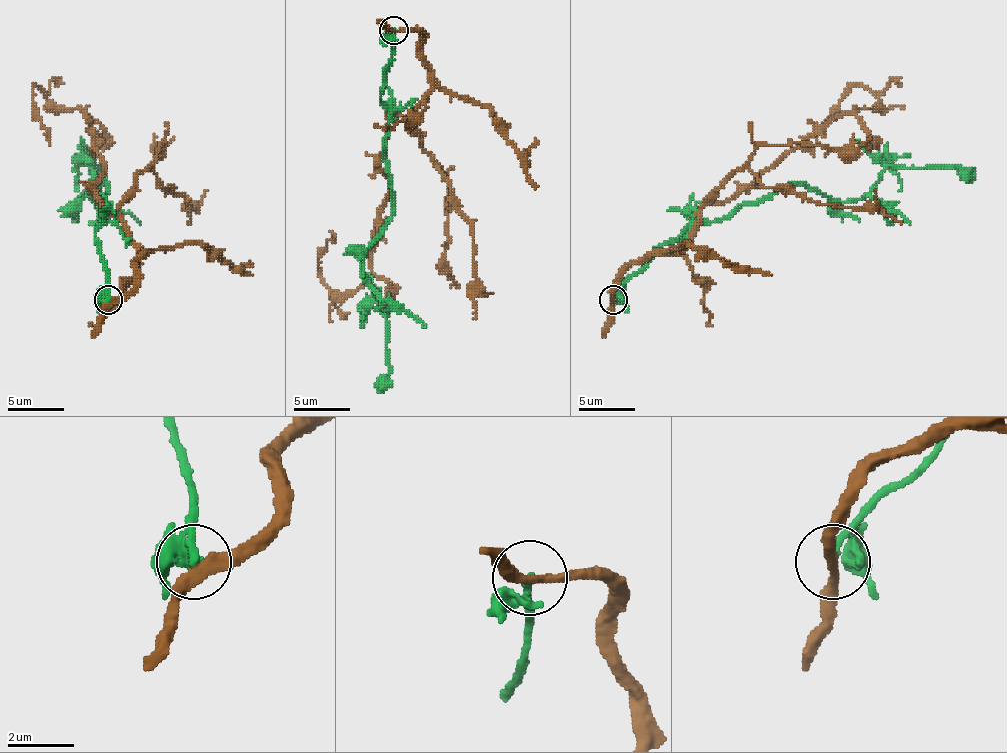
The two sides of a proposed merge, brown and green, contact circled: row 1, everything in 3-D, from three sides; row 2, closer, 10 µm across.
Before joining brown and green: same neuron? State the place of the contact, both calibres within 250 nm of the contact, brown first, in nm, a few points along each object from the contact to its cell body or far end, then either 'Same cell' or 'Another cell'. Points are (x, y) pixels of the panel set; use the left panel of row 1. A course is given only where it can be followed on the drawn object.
Place: (108, 300). Thickness 320 nm (brown) against 240 nm. Course of brown: (109, 300), (134, 286), (145, 255), (100, 204), (103, 162), (86, 114), (33, 86), (33, 114), (50, 145). Course of green: (109, 300), (109, 272), (95, 233), (103, 224), (106, 185), (78, 202), (95, 165), (103, 168), (95, 179). Another cell

